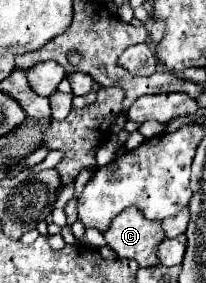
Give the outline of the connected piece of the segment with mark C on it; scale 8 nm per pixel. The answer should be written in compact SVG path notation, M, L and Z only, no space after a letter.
M131 207L121 211L103 233L107 245L121 259L135 259L139 267L157 265L157 245L165 239L157 221L143 219L143 215Z

